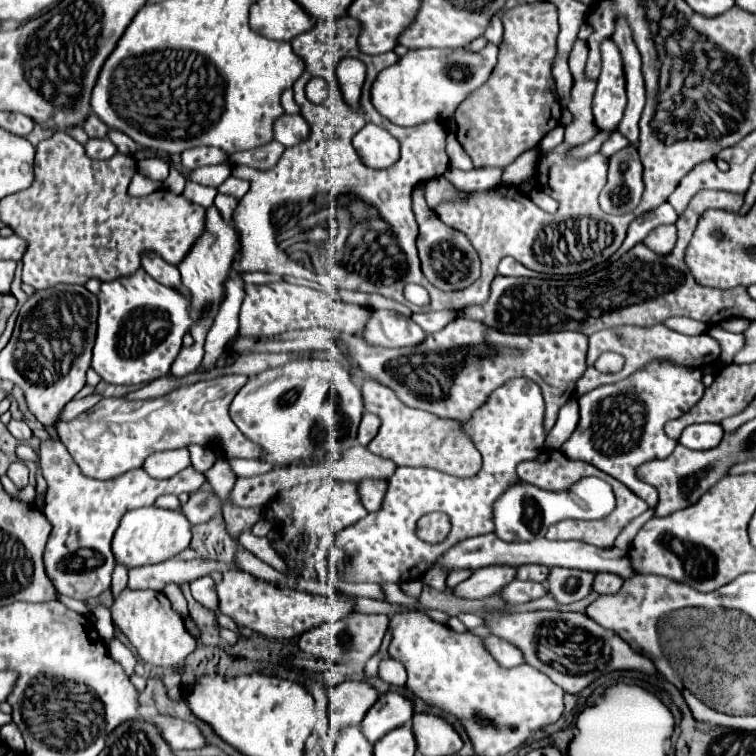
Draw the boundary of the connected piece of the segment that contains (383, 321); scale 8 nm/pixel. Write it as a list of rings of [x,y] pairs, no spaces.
[[[372,311],[362,337],[382,347],[414,347],[426,339],[426,333],[410,317],[396,311]]]

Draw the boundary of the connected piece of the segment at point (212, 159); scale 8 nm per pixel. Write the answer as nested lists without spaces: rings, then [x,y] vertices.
[[[192,147],[192,149],[186,149],[184,153],[180,153],[180,159],[182,159],[184,167],[188,167],[188,169],[198,169],[204,165],[218,165],[226,157],[228,157],[226,153],[222,153],[220,149],[214,149],[214,147]]]

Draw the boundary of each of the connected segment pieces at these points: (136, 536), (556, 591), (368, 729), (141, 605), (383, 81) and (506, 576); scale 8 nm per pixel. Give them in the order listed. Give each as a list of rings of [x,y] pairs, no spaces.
[[[142,507],[126,513],[122,517],[118,533],[114,533],[112,539],[112,553],[116,563],[126,565],[128,569],[132,567],[142,567],[142,565],[154,565],[162,563],[180,551],[184,551],[190,545],[190,523],[184,517],[182,511],[166,511],[160,507]]]
[[[550,567],[546,589],[560,605],[566,605],[584,599],[592,591],[592,579],[594,573],[566,567]]]
[[[382,693],[360,723],[364,737],[374,745],[380,737],[412,719],[412,703],[400,693]]]
[[[124,589],[120,597],[112,603],[110,611],[112,611],[112,621],[130,639],[138,657],[144,663],[152,663],[156,667],[172,667],[172,665],[178,665],[196,649],[196,641],[188,635],[184,627],[184,619],[172,609],[172,603],[168,597],[166,601],[162,601],[162,595],[158,591]]]
[[[492,43],[492,63],[478,63],[478,55],[466,49],[414,49],[394,63],[396,73],[386,67],[372,85],[372,105],[396,125],[412,127],[424,121],[446,121],[458,103],[478,89],[496,65],[498,47]]]
[[[490,565],[474,571],[466,581],[456,585],[452,593],[460,599],[484,599],[500,593],[504,585],[508,585],[516,575],[514,567],[508,565]]]

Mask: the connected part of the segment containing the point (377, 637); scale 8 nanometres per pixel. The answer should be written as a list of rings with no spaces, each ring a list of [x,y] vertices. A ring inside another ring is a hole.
[[[350,613],[336,623],[322,623],[300,635],[298,647],[308,651],[310,655],[338,663],[338,665],[366,665],[370,657],[374,657],[382,645],[386,631],[386,615],[366,615],[366,613]]]

